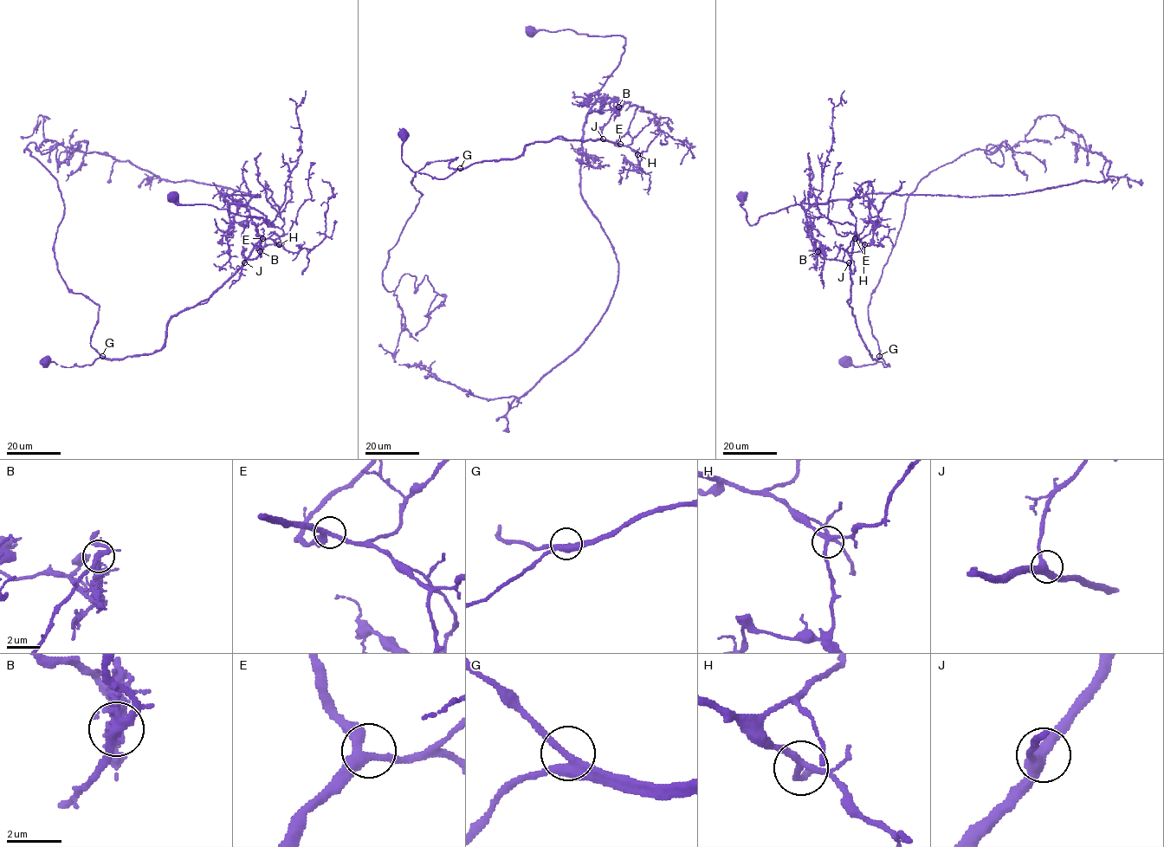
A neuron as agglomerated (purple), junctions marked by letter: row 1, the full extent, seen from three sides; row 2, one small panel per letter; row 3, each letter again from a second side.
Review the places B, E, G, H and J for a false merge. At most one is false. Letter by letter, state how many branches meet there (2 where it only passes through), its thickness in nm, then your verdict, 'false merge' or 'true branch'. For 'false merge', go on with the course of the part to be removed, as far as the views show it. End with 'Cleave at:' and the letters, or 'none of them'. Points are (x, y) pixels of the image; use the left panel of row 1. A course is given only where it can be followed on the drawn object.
B: branches 3; calibre 280 nm; false merge; course (260, 251), (159, 350), (102, 357), (30, 142), (58, 165), (80, 142), (57, 172)
E: branches 3; calibre 320 nm; true branch
G: branches 3; calibre 280 nm; true branch
H: branches 3; calibre 200 nm; true branch
J: branches 3; calibre 400 nm; true branch
Cleave at: B

